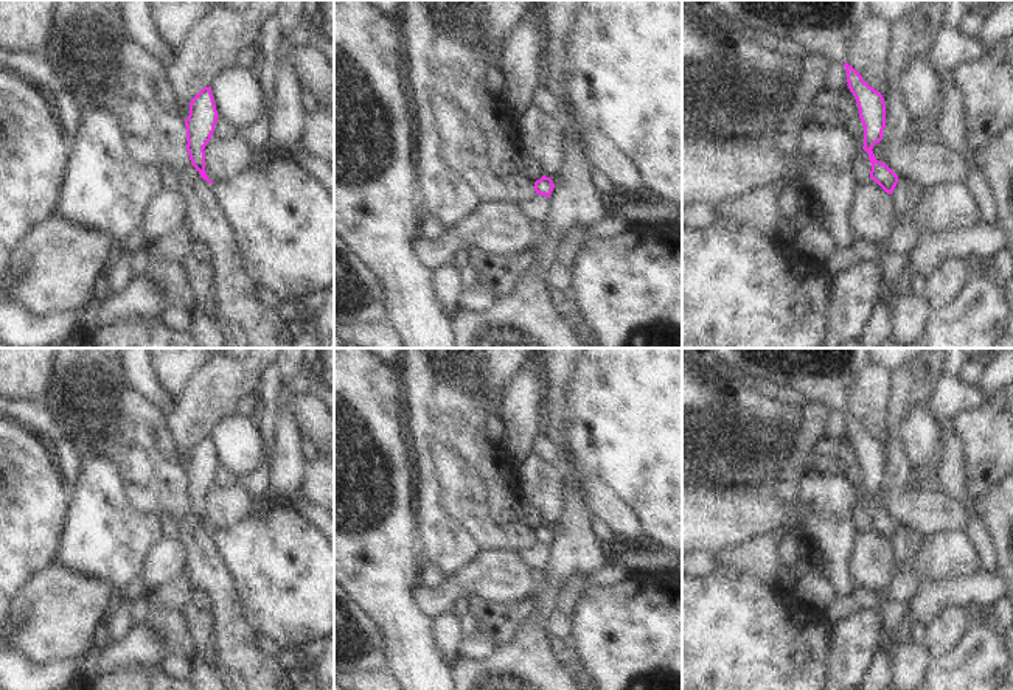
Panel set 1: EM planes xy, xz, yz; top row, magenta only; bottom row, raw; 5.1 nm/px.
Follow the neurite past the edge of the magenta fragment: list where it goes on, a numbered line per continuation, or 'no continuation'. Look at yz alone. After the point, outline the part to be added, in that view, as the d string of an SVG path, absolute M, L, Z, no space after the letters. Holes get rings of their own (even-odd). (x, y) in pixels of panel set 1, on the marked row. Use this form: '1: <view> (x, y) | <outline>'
no continuation

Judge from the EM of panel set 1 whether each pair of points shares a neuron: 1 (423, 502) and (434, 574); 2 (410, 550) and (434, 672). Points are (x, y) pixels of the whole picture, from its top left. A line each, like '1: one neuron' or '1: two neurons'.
1: two neurons
2: one neuron

